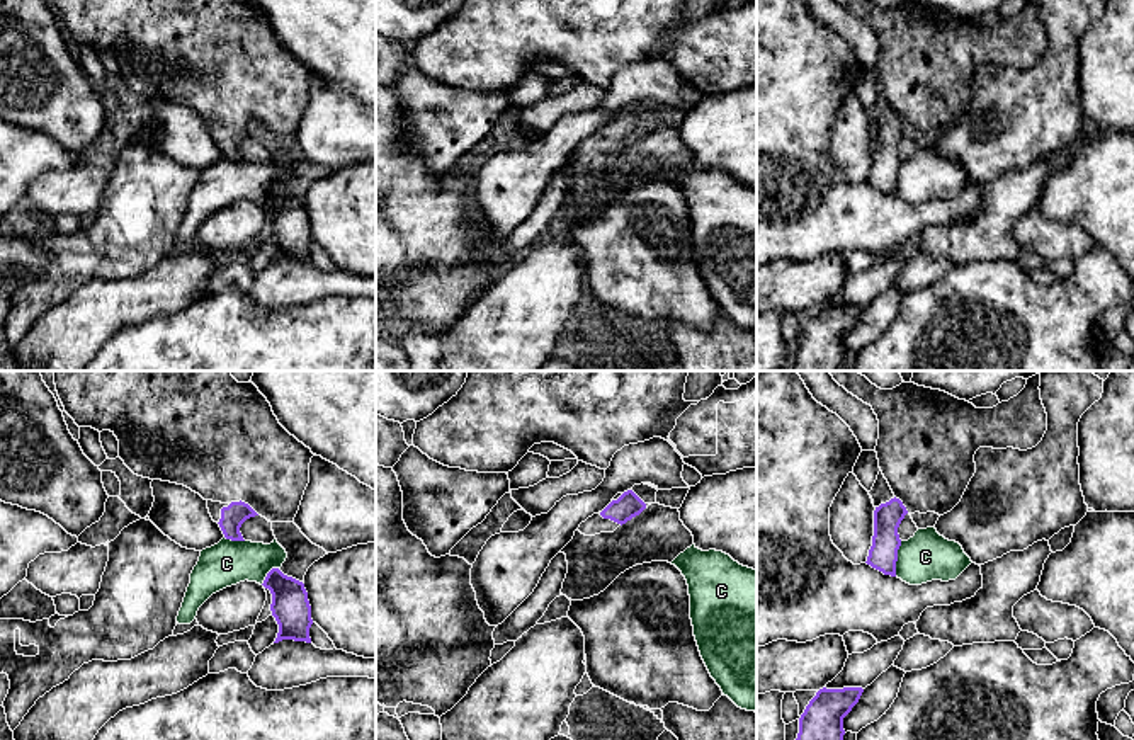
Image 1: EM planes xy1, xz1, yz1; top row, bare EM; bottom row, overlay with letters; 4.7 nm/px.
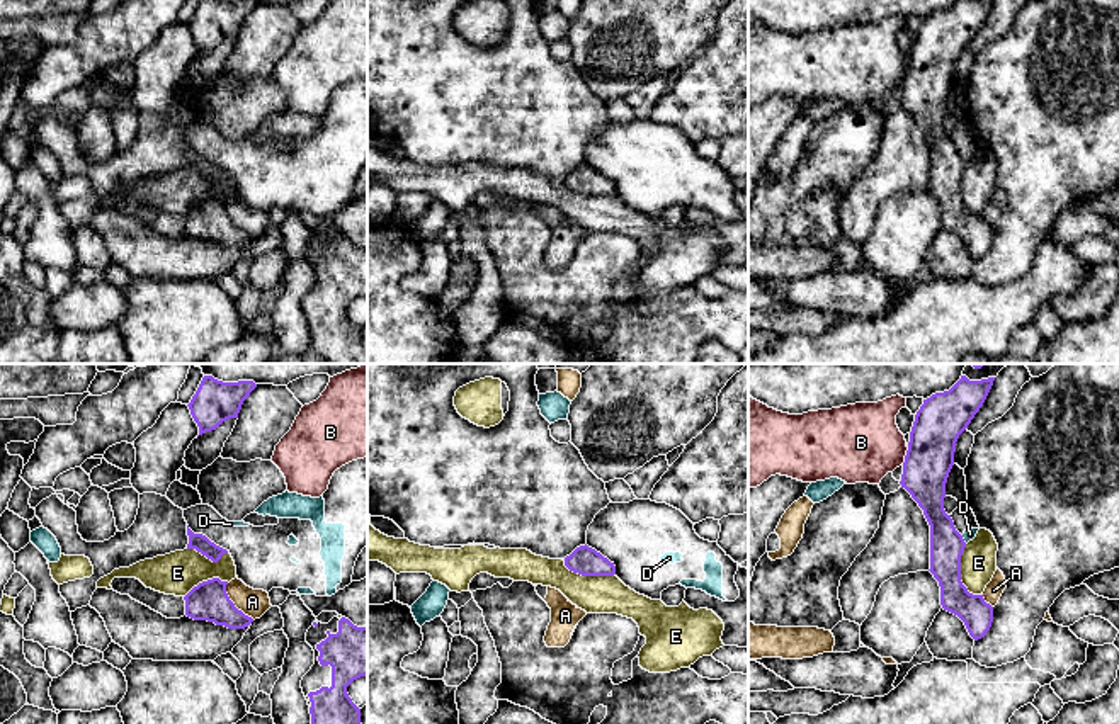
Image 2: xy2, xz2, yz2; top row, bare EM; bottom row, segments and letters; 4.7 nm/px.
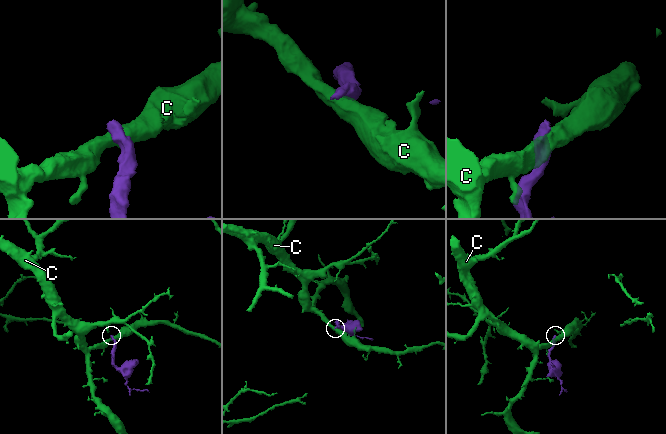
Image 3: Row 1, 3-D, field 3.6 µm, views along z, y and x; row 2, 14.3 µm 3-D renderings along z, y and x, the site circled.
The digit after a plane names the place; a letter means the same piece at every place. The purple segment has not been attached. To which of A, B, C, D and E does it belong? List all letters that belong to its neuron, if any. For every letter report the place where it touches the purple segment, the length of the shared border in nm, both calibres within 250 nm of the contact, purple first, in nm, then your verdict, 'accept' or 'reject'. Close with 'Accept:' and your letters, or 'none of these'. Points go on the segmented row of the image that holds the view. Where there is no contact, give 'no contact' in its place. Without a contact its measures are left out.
A: meets purple in xy2 at (233, 604); contact 220 nm long; 180 nm thick on the purple side, 130 nm on the other; reject
B: meets purple in yz2 at (905, 456); contact 90 nm long; 240 nm thick on the purple side, 380 nm on the other; reject
C: meets purple in yz1 at (896, 558); contact 170 nm long; 140 nm thick on the purple side, 240 nm on the other; reject
D: meets purple in yz2 at (963, 539); contact 50 nm long; 160 nm thick on the purple side, 60 nm on the other; reject
E: meets purple in yz2 at (959, 575); contact 260 nm long; 160 nm thick on the purple side, 180 nm on the other; reject
Accept: none of these

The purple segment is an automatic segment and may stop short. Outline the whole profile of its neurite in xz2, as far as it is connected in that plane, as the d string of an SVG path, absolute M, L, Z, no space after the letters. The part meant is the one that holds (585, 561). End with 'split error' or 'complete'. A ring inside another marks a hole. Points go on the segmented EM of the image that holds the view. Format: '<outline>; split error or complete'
M585 546L577 547L565 557L565 566L582 576L614 576L616 566L595 549Z; complete

